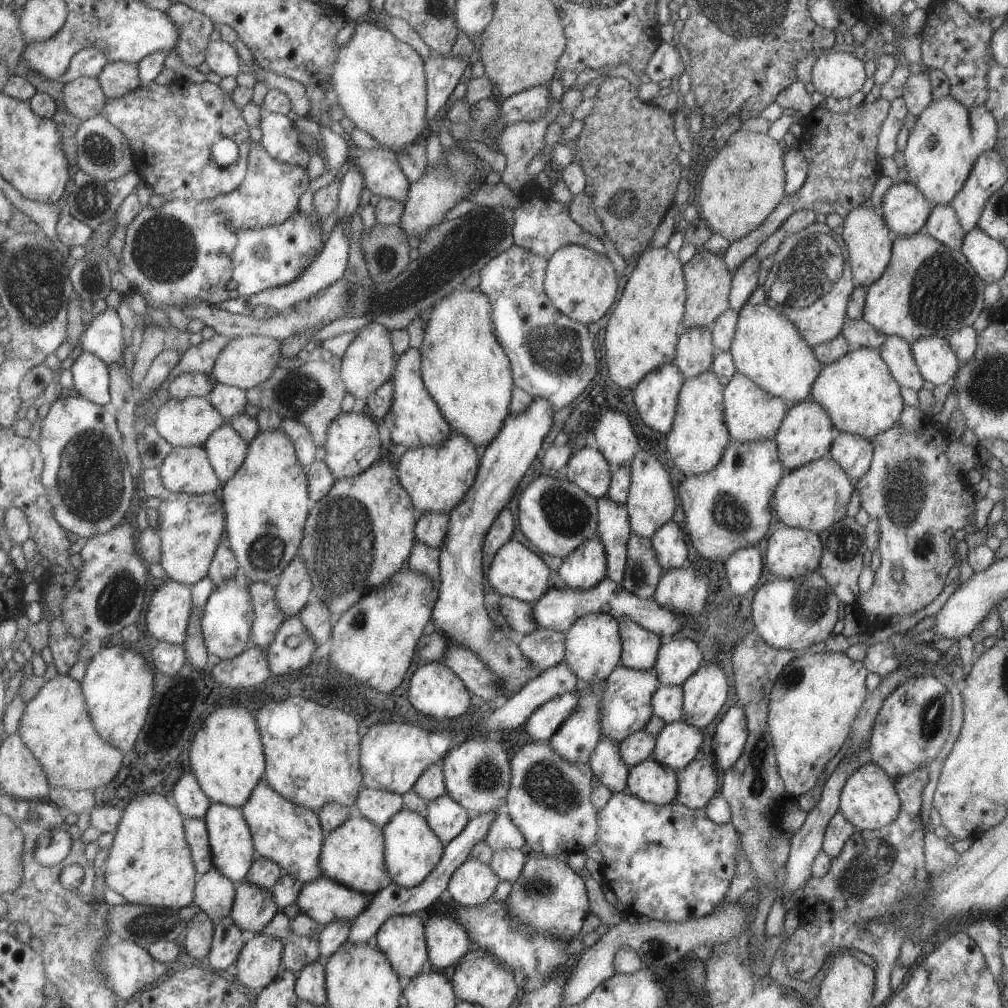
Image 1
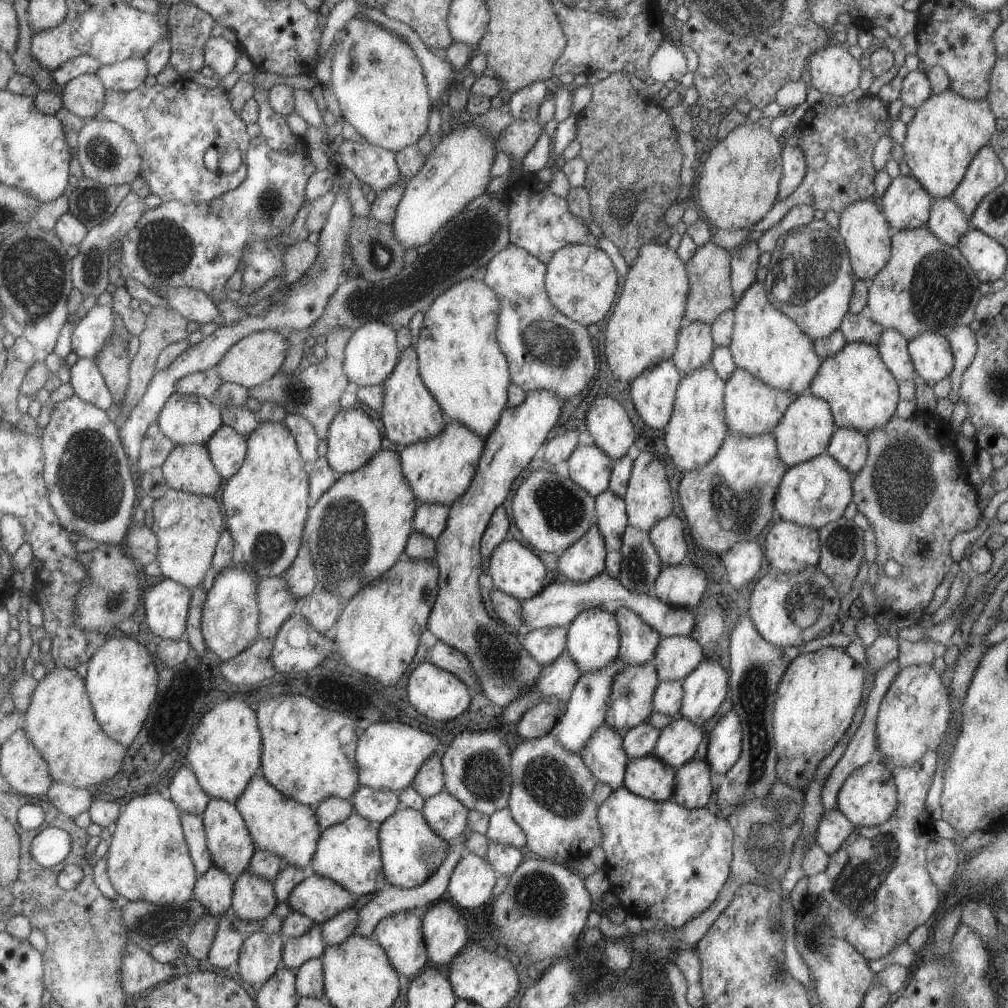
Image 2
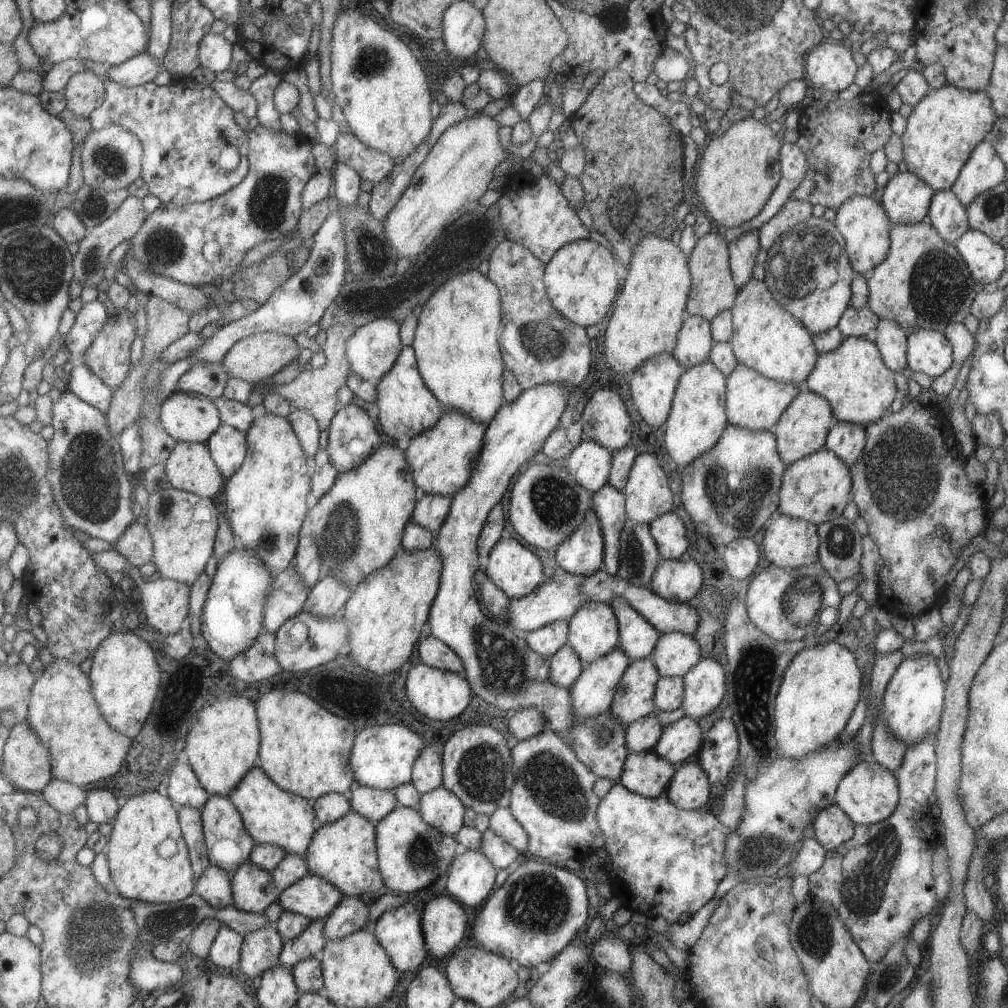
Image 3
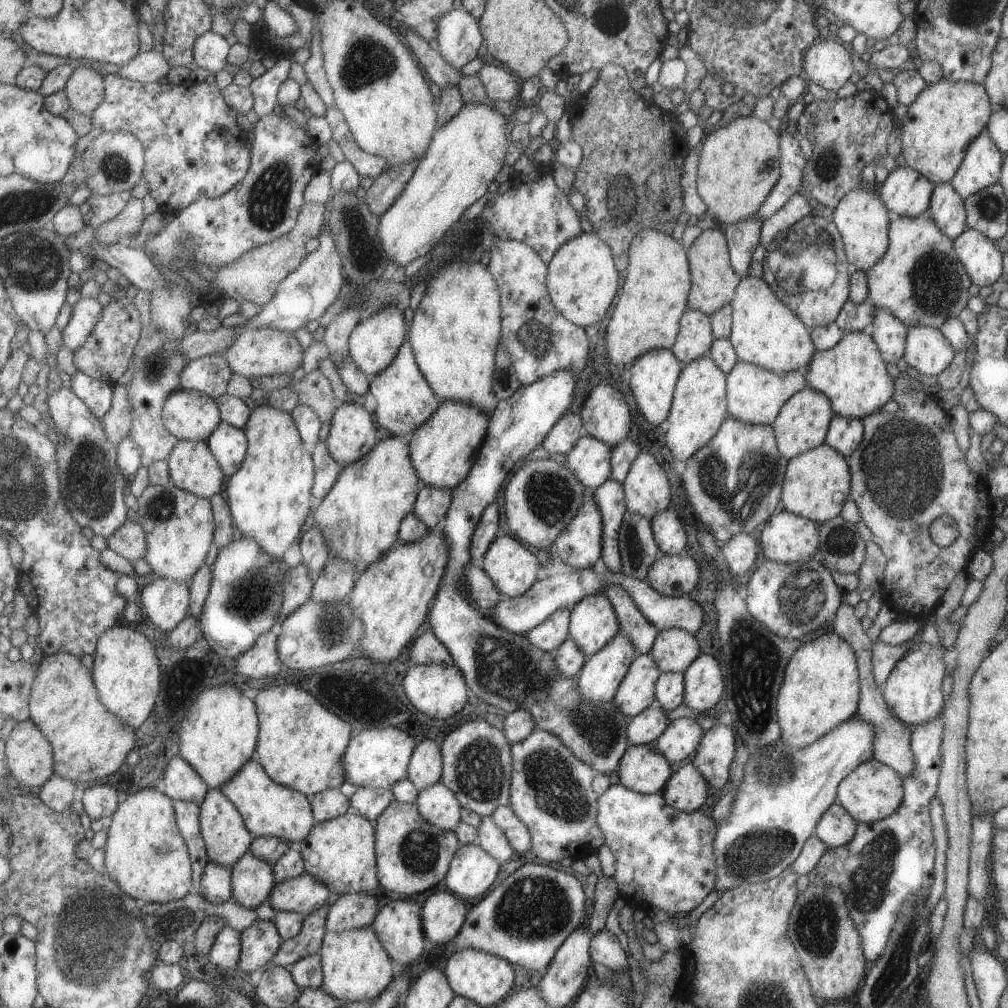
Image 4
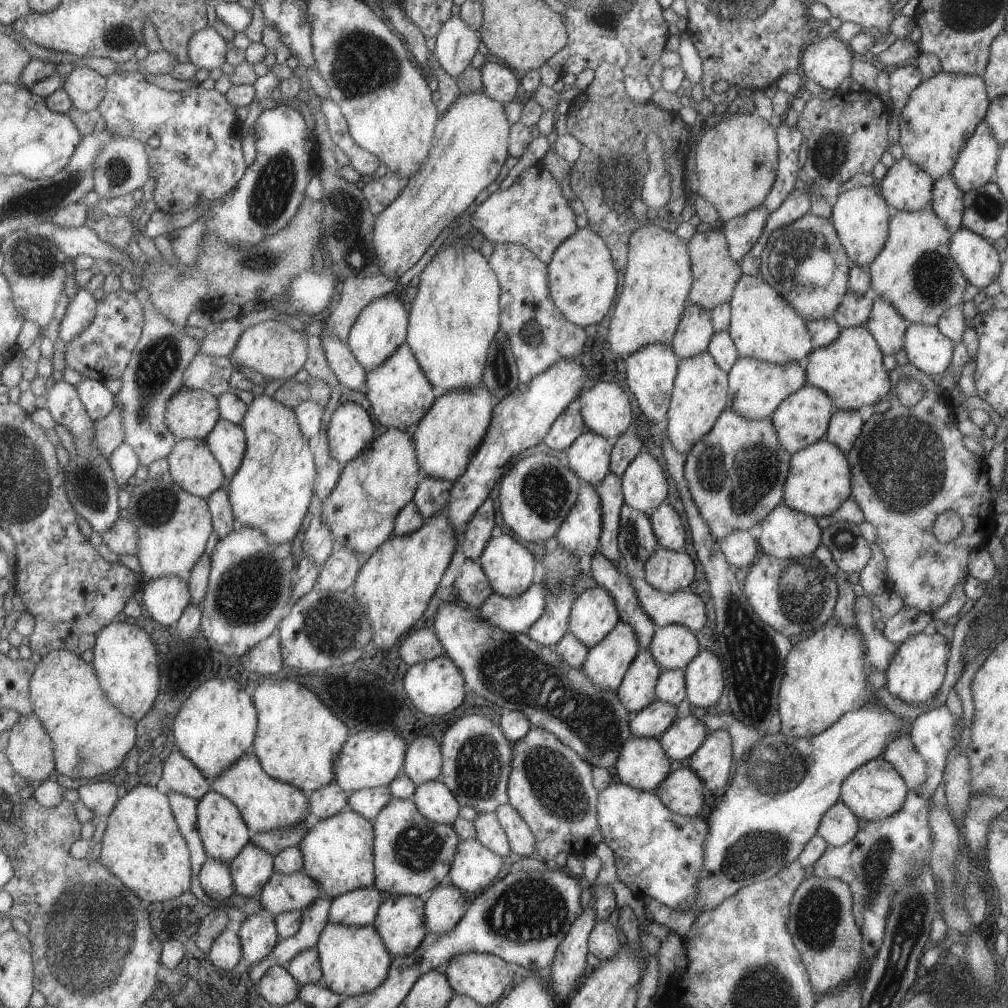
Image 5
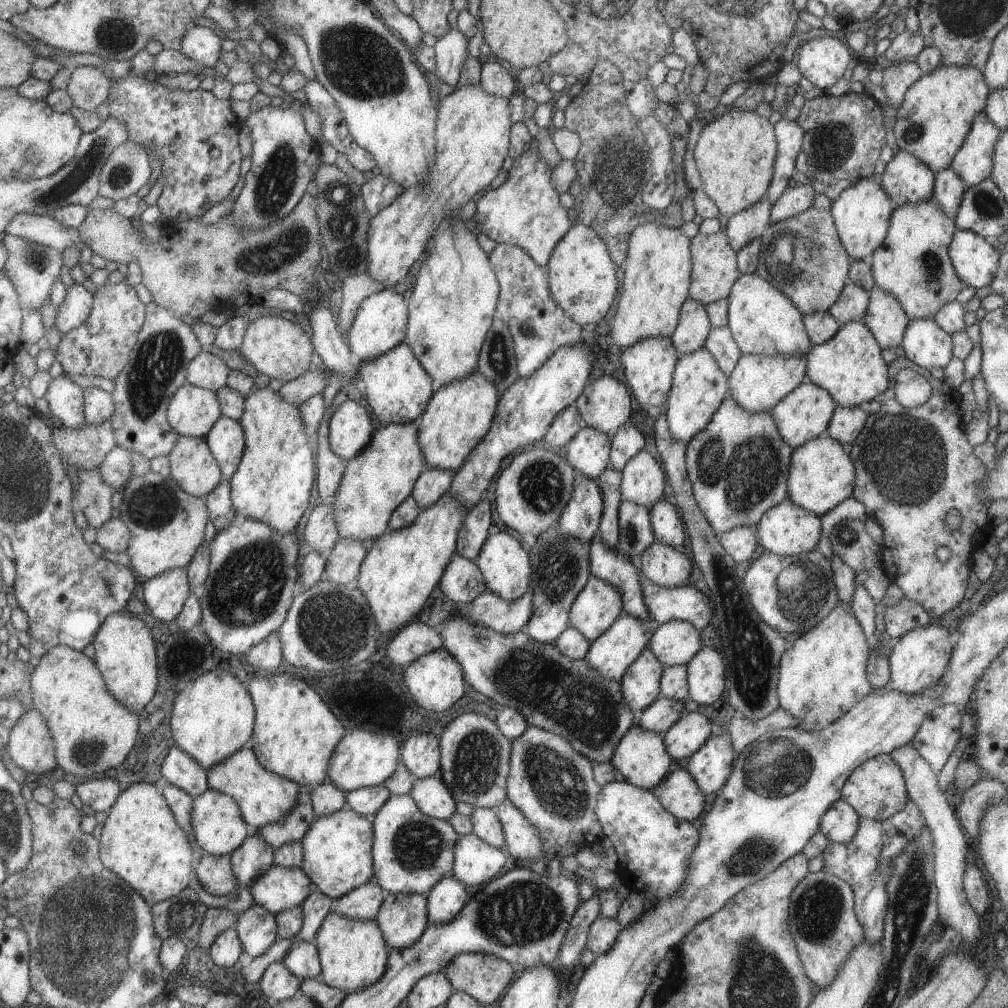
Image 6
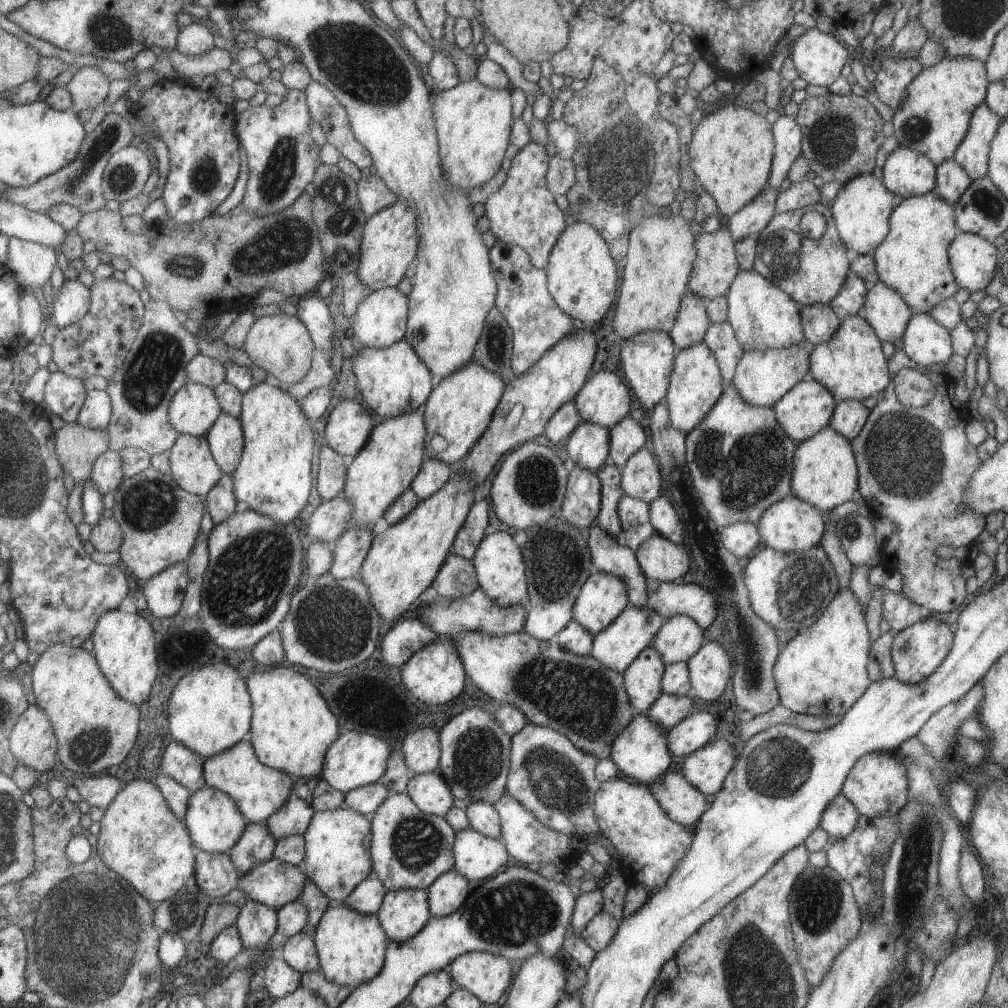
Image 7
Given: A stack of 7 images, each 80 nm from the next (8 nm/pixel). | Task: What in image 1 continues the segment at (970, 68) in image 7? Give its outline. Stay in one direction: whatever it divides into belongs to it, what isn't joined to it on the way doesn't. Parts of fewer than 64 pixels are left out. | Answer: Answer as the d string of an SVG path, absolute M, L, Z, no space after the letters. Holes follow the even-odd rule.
M945 95L943 98L932 100L917 115L914 126L908 130L903 150L904 166L908 172L906 180L914 184L933 206L949 203L963 186L963 181L977 156L983 151L993 149L996 143L995 119L993 136L989 140L983 140L983 136L979 136L971 128L967 109L951 95Z

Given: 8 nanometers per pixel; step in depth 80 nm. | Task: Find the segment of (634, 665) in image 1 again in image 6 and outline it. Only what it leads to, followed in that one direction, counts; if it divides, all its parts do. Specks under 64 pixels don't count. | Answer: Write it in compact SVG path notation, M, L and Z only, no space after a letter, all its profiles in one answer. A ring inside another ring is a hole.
M597 534L589 544L590 575L611 584L621 598L622 611L633 618L647 620L649 612L641 596L640 578L637 568L618 553L618 550L603 544Z

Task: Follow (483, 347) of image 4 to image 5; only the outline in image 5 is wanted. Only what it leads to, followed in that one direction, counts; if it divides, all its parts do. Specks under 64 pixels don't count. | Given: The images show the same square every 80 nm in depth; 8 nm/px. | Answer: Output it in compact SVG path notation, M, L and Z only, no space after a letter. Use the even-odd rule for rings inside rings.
M447 242L445 248L441 248L433 260L423 268L423 272L420 275L421 280L417 284L417 294L415 299L411 302L411 308L408 311L408 326L406 330L406 344L409 346L413 357L416 359L417 365L420 370L425 374L429 384L436 390L436 393L455 392L455 390L465 390L465 388L479 388L483 384L483 368L485 368L485 362L487 362L487 348L489 348L489 342L493 340L493 334L500 329L500 309L499 309L499 296L500 290L496 282L495 274L493 274L489 267L488 260L483 258L480 250L461 250L457 252L457 248Z

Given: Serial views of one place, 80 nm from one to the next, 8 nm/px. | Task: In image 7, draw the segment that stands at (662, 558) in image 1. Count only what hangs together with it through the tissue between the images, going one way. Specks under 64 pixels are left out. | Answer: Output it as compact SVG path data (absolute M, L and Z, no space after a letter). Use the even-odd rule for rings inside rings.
M659 496L649 503L649 520L654 533L675 545L682 546L683 524L665 496Z

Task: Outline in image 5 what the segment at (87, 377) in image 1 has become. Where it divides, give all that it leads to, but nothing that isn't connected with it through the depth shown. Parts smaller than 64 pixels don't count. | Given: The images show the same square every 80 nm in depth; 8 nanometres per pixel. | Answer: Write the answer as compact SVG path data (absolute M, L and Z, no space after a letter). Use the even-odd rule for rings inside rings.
M82 377L77 384L74 385L77 390L77 396L87 416L91 421L103 419L105 414L111 412L114 404L114 396L101 384L101 382Z

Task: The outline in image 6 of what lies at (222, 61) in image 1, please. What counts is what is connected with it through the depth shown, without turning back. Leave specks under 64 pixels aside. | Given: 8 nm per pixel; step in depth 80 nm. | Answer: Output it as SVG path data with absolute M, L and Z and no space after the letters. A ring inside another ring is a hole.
M193 25L181 38L180 52L203 67L214 67L219 61L222 38L209 28Z

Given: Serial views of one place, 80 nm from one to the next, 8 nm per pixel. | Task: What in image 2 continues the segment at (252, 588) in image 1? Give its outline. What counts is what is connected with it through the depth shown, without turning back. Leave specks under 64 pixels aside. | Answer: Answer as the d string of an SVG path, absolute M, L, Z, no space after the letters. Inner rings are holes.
M284 575L267 577L258 582L257 632L259 637L273 640L279 627L289 615L296 612L301 600L297 600L288 589Z

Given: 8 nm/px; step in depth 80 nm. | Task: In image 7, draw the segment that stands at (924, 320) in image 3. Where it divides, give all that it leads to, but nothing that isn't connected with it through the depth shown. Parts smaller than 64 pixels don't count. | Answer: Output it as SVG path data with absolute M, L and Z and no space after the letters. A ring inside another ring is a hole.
M935 190L923 196L903 199L893 208L889 216L889 231L886 238L871 253L878 281L885 284L887 288L893 288L913 314L929 314L931 308L953 297L959 289L951 273L949 258L947 258L947 248L958 232L952 206L945 200L941 200Z

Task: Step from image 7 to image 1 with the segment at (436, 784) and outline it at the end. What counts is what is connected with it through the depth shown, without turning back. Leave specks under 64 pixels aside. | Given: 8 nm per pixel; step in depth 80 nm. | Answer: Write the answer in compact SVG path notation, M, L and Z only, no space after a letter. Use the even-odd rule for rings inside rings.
M447 793L428 801L426 823L439 840L446 844L453 840L467 824L467 812Z

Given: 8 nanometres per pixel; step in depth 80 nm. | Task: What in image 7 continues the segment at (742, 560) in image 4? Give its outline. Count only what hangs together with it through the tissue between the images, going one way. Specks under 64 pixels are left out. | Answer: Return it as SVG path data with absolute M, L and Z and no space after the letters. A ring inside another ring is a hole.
M751 522L729 524L719 528L718 534L723 547L737 559L747 556L760 543L758 530Z

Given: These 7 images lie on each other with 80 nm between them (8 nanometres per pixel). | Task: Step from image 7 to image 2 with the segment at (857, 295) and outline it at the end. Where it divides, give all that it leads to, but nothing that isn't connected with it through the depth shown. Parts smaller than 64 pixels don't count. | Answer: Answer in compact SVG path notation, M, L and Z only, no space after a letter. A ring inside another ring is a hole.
M845 313L839 328L846 342L866 342L876 344L882 331L880 324L874 323L871 318L863 313Z

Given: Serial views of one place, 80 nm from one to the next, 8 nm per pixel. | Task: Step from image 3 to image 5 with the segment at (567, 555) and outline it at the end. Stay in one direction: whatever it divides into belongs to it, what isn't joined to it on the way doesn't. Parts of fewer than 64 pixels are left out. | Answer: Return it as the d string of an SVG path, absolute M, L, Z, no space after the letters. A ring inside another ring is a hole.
M581 482L577 500L553 538L565 552L571 552L575 558L593 556L598 551L601 518L597 492L589 484Z

